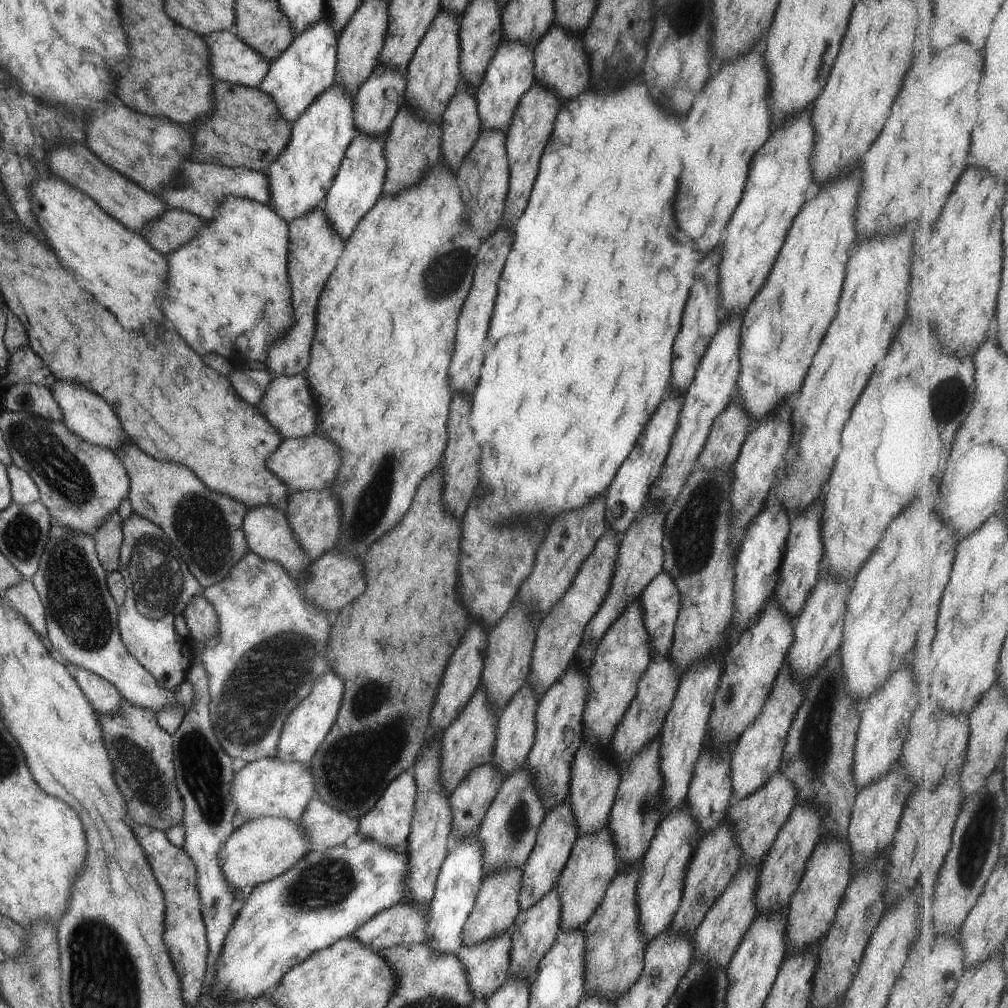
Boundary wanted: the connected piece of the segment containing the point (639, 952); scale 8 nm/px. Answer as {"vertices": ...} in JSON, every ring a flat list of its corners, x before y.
{"vertices":[[640,862,625,871,616,872,599,906,581,926,584,936,584,996,592,993,614,1004,619,996,631,988,641,972,646,944,640,939,634,894,639,867]]}

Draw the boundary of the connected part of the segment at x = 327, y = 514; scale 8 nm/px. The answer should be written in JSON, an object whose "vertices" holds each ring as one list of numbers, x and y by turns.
{"vertices":[[330,488,320,491,293,491,282,509,292,535,310,561,331,551,339,534,340,507]]}

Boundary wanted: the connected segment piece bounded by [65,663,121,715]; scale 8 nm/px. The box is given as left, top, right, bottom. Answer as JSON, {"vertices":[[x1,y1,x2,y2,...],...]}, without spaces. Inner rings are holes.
{"vertices":[[67,663,65,668,69,672,73,670,75,682,79,684,79,688,83,690,83,694,87,696,87,700,93,704,93,708,97,712,108,715,113,711,118,711,121,696,111,683,108,683,98,674,89,672,71,663]]}

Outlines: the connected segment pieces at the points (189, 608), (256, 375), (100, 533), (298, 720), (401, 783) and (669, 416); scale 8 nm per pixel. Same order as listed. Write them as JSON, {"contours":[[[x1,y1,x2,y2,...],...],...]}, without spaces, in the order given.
{"contours":[[[202,594,193,595,187,601,182,616,190,632,188,639,193,644,206,641,216,633,216,612]],[[233,369,228,372,229,382,235,392,247,402,257,404,270,381,270,375,265,370]],[[117,510,110,512,92,532,94,547,107,573,118,570,118,554,122,541,122,520]],[[331,670,320,674,318,679,312,682,309,694,303,697,303,700,300,700,299,704,296,704,295,708,285,717,277,739,275,758,307,766,335,720,335,714,337,714,335,708,339,708,341,694,343,694,343,682]],[[407,770,398,774,383,791,373,808,358,818,356,832,363,834,365,840,375,841,380,847,400,850,405,848,414,811,416,784,414,773]],[[668,390,665,398,656,406,655,412,652,412,649,420,644,424,633,448,629,451,627,458,619,465,613,480,606,488,604,517,607,527,618,535,626,532,627,527,635,520,647,502,650,484,659,474,668,451,670,436,675,430,675,423,682,405,682,396,683,393]]]}

